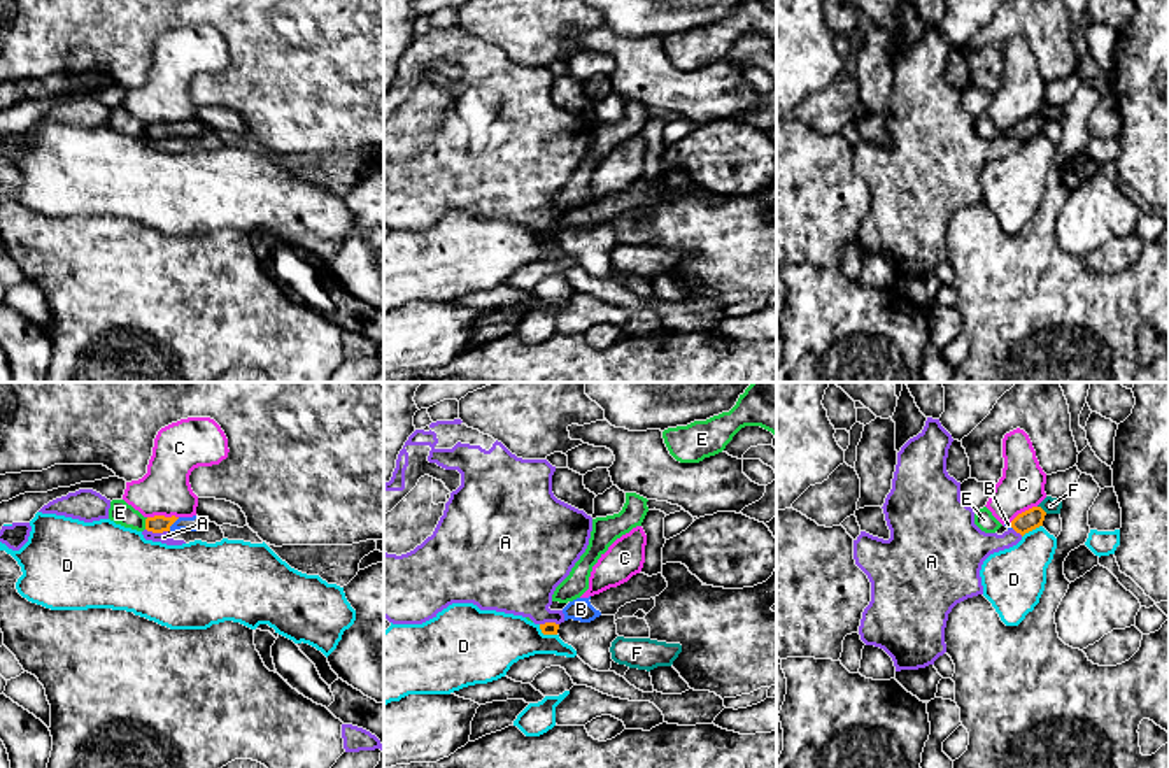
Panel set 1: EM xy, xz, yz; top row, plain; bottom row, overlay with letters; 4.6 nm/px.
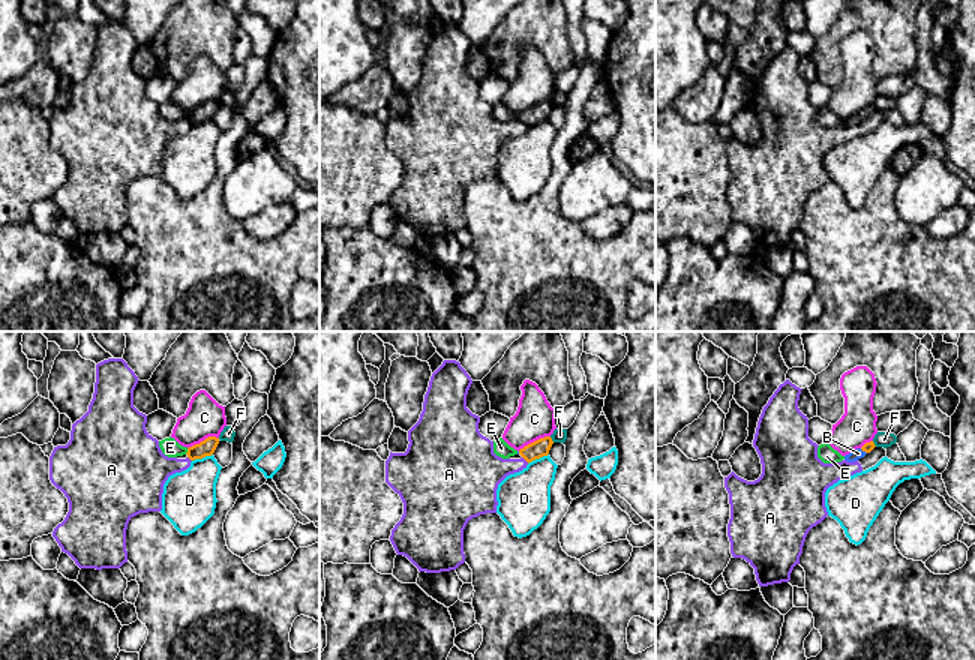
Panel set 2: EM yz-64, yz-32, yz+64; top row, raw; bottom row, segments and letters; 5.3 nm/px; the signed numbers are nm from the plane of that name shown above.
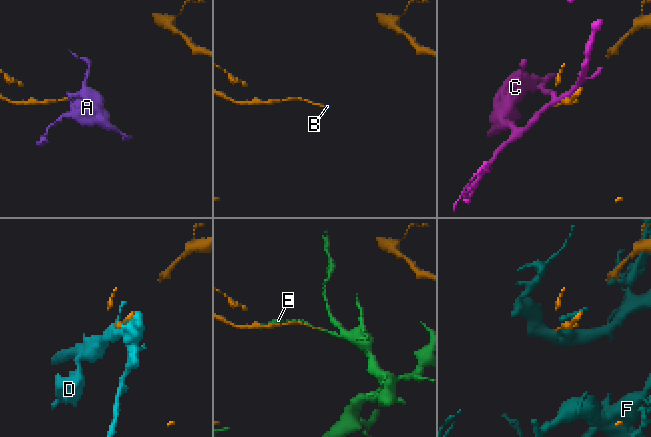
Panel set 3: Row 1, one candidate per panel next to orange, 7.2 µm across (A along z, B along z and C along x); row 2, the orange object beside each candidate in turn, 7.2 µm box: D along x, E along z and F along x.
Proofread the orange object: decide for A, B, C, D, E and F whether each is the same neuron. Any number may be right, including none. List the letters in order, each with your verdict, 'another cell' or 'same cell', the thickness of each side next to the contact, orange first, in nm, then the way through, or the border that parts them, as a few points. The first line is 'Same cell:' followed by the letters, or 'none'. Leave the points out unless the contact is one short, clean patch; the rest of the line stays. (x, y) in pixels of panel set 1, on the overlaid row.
Same cell: B
A: another cell; calibres 80 and 50 nm; border xy (146, 528), (167, 532)
B: same cell; calibres 80 and 70 nm; way xy (158, 523), (172, 523), (195, 523)
C: another cell; calibres 80 and 240 nm
D: another cell; calibres 60 and 280 nm
E: another cell; calibres 80 and 100 nm
F: another cell; calibres 90 and 80 nm

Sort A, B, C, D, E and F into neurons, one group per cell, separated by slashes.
A / B / C / D / E / F

